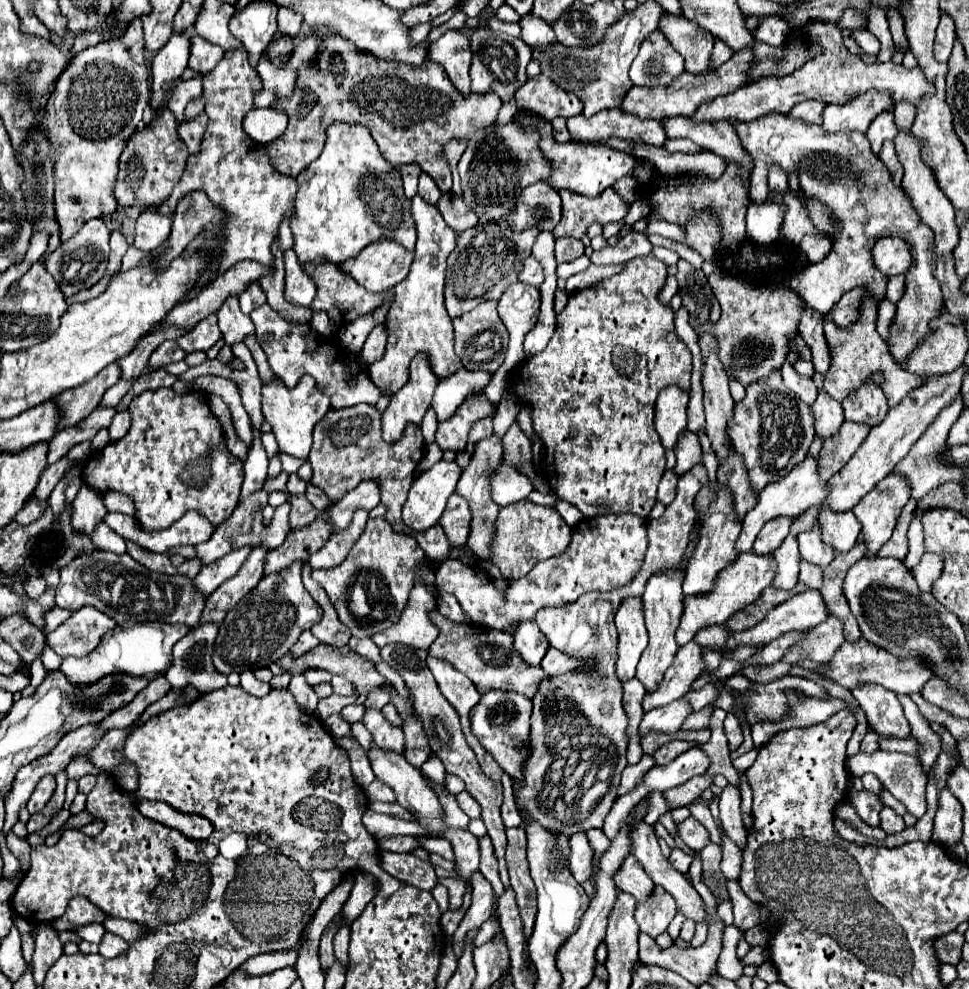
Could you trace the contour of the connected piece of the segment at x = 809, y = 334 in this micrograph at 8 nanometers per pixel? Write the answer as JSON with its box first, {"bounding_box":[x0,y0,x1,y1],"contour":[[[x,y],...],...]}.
{"bounding_box":[799,307,829,373],"contour":[[[803,307],[801,319],[799,319],[799,333],[805,339],[805,343],[811,347],[811,361],[815,365],[815,371],[827,373],[829,369],[829,347],[823,335],[823,315],[817,313],[811,307]]]}

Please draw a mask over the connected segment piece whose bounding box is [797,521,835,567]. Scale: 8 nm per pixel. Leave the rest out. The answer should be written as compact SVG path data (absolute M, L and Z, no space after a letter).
M819 521L815 523L815 527L811 531L805 531L803 535L799 535L797 541L799 541L801 557L809 563L827 567L835 557L835 551L831 551L831 547L827 547L827 543L823 543L823 537L819 531Z

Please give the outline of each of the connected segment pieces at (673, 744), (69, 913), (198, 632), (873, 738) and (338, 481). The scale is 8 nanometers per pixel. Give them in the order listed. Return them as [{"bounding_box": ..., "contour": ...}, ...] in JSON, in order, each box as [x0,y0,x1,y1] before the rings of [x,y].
[{"bounding_box":[653,739,703,765],"contour":[[[675,739],[675,741],[669,741],[669,743],[665,743],[653,757],[657,759],[657,763],[659,765],[667,765],[667,763],[671,763],[677,755],[681,755],[681,753],[685,753],[687,749],[691,749],[691,747],[703,747],[703,743],[699,745],[699,743],[695,743],[695,741],[679,741],[679,739]]]},{"bounding_box":[53,897,107,931],"contour":[[[75,897],[75,899],[71,899],[65,915],[59,917],[53,923],[53,927],[57,931],[71,931],[71,929],[87,925],[87,923],[103,923],[105,917],[107,915],[99,907],[95,907],[91,901],[87,901],[85,897]]]},{"bounding_box":[163,623,227,693],"contour":[[[205,623],[205,625],[193,627],[179,643],[175,643],[171,667],[169,667],[167,673],[163,673],[163,677],[171,683],[173,689],[193,685],[199,693],[207,693],[207,691],[213,691],[213,689],[227,685],[227,677],[219,675],[219,671],[215,673],[215,667],[211,667],[211,651],[213,651],[213,645],[215,645],[215,637],[217,637],[217,625]]]},{"bounding_box":[861,731,879,753],"contour":[[[869,731],[865,735],[865,739],[861,741],[861,751],[865,751],[865,753],[873,753],[879,749],[878,744],[879,736],[873,732]]]},{"bounding_box":[307,403,451,563],"contour":[[[363,403],[351,409],[331,409],[315,425],[313,431],[313,447],[307,457],[313,465],[313,477],[309,483],[325,491],[331,503],[339,501],[343,495],[355,489],[355,485],[363,479],[371,479],[379,483],[381,503],[387,507],[385,519],[389,521],[389,525],[395,531],[413,535],[429,561],[443,563],[449,557],[451,545],[439,523],[427,531],[411,531],[411,527],[407,527],[401,517],[401,507],[413,483],[413,473],[421,463],[423,455],[425,455],[425,441],[417,425],[407,425],[403,431],[403,439],[399,439],[399,443],[387,443],[383,441],[383,431],[381,431],[381,411],[375,405]]]}]

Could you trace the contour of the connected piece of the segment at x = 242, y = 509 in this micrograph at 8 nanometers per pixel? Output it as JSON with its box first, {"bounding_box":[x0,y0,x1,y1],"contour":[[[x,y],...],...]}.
{"bounding_box":[195,489,291,565],"contour":[[[261,489],[261,491],[253,493],[249,499],[245,499],[243,503],[239,503],[237,509],[233,511],[233,515],[215,529],[215,533],[211,535],[211,539],[205,541],[205,543],[199,543],[199,547],[195,547],[199,561],[203,565],[213,563],[215,559],[219,559],[219,557],[223,557],[223,555],[239,549],[239,547],[245,547],[245,545],[249,545],[249,547],[261,547],[263,545],[267,549],[279,547],[285,541],[287,533],[289,533],[289,509],[291,509],[291,505],[289,505],[289,501],[285,501],[281,507],[277,507],[277,513],[275,513],[271,525],[263,527],[263,509],[267,505],[267,497],[269,497],[269,493]]]}

